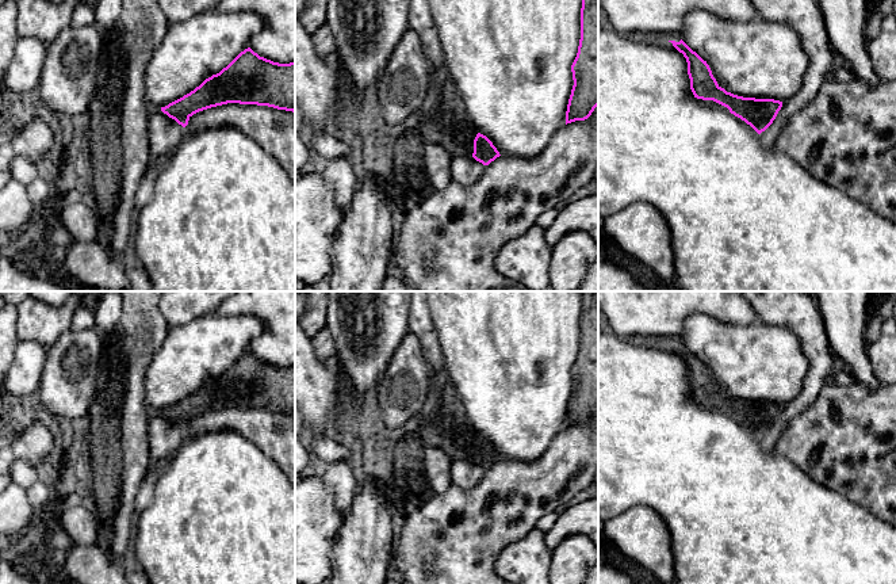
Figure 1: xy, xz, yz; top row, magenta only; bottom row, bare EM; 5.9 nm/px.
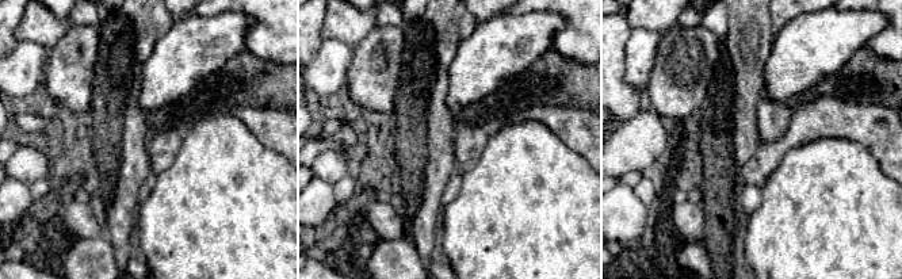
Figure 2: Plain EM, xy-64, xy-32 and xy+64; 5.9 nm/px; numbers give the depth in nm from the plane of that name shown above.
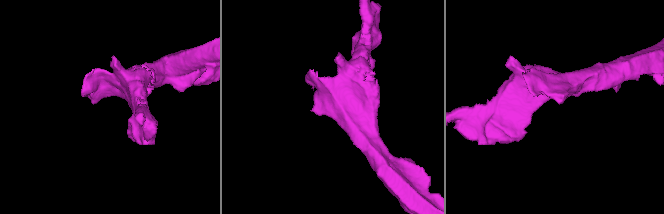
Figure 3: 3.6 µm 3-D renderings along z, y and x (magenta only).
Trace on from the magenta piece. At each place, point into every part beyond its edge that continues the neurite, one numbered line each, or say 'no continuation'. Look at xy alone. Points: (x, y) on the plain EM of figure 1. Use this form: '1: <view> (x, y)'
no continuation

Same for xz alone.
1: xz (444, 430)

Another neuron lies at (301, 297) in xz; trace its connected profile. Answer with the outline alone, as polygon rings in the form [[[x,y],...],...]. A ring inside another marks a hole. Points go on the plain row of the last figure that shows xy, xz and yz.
[[[295,291],[295,322],[298,322],[305,313],[307,294],[309,291]]]

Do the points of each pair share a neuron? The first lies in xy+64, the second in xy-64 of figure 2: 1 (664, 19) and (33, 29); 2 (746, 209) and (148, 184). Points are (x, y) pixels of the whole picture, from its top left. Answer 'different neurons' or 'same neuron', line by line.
1: same neuron
2: same neuron

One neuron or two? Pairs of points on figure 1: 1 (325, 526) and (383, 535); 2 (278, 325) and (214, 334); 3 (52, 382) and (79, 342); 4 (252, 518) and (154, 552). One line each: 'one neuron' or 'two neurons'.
1: two neurons
2: two neurons
3: one neuron
4: one neuron

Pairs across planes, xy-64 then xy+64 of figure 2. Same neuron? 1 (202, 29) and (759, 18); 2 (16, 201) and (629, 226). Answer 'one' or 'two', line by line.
1: two
2: one

